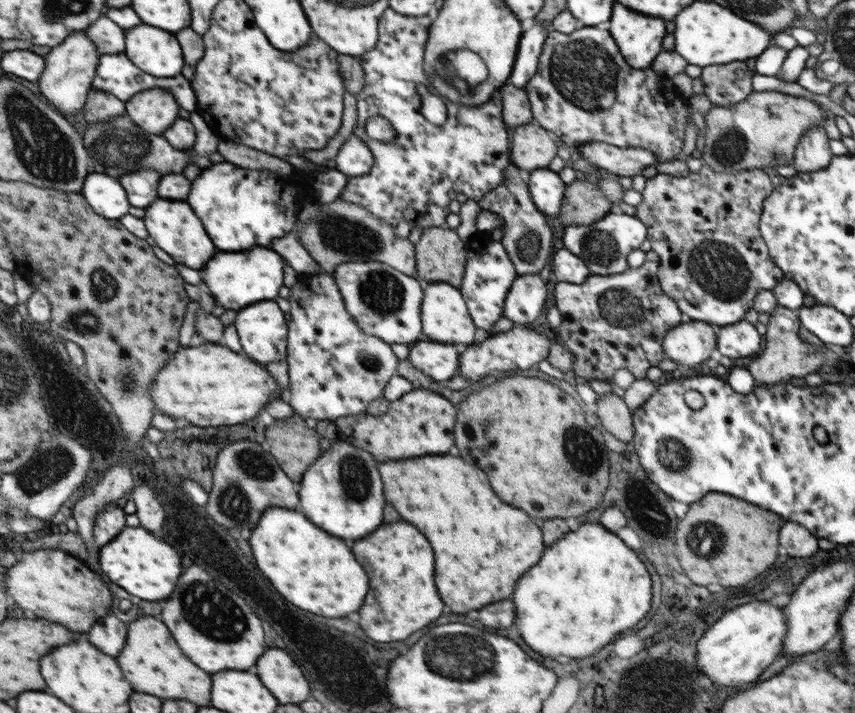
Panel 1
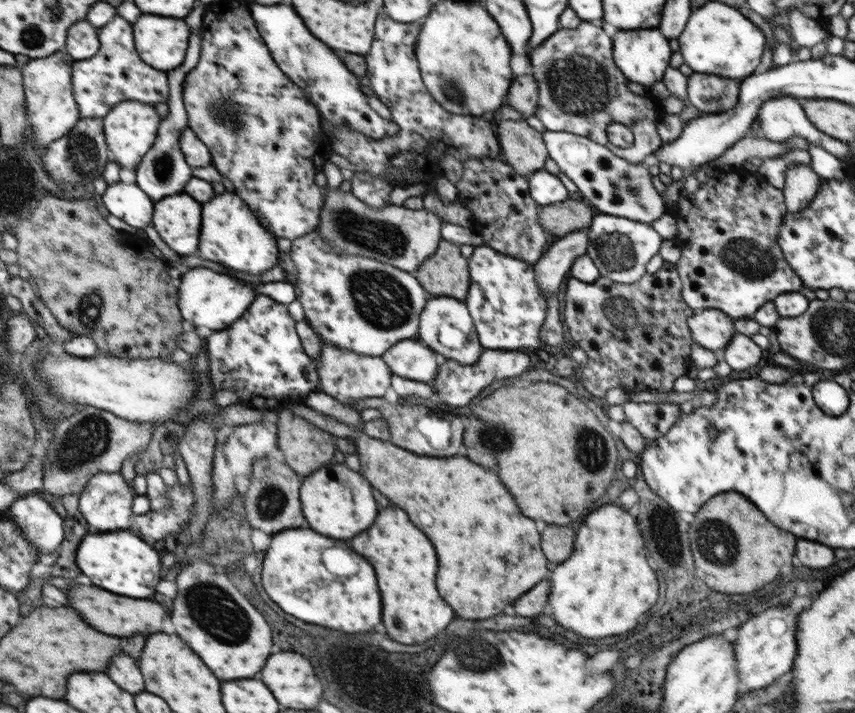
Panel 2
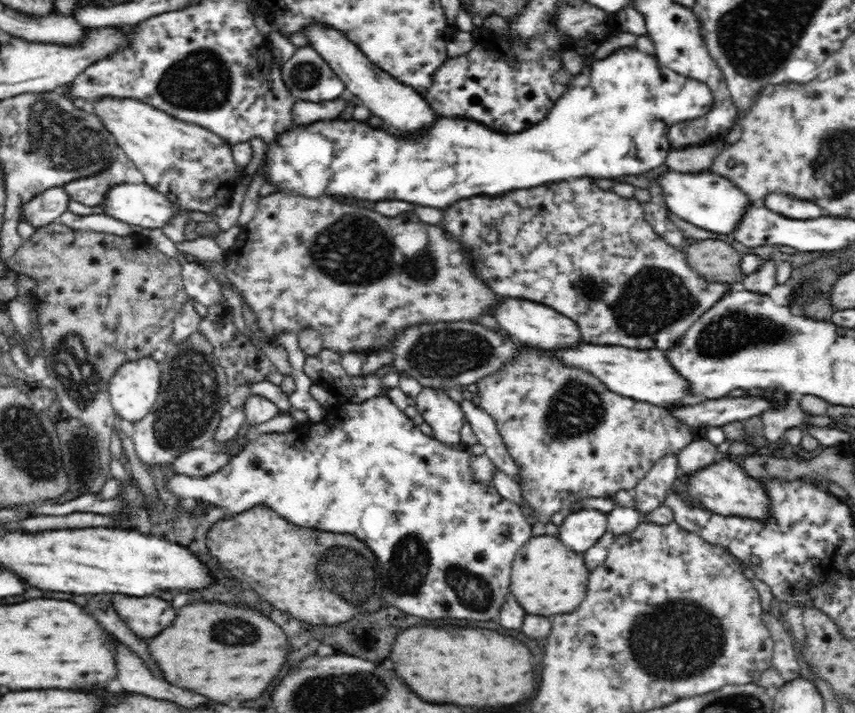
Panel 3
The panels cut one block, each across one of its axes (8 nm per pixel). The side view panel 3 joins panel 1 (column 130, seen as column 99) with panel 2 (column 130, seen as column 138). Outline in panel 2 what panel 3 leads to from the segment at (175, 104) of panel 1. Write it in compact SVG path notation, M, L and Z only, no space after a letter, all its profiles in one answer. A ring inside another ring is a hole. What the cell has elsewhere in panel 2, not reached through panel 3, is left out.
M137 100L120 102L102 119L104 131L107 134L107 148L112 149L114 161L122 170L135 172L136 167L150 152L150 146L155 145L156 130L160 128L160 118L151 104L144 104Z

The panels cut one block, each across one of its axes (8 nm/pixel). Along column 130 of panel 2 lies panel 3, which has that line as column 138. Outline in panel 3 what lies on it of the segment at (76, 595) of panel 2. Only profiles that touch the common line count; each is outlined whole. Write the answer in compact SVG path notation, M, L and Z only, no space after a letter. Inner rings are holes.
M114 594L112 598L116 612L120 618L130 624L132 632L142 638L154 638L170 618L174 618L176 610L170 606L170 602L146 596L146 598L130 598L124 594Z

